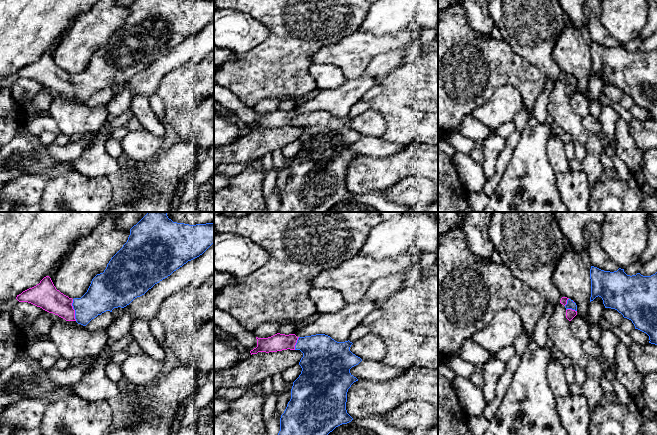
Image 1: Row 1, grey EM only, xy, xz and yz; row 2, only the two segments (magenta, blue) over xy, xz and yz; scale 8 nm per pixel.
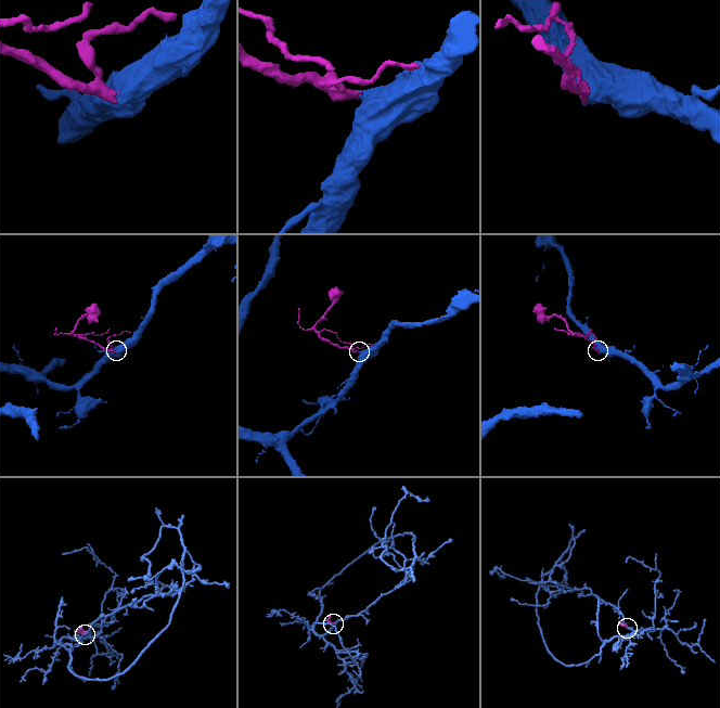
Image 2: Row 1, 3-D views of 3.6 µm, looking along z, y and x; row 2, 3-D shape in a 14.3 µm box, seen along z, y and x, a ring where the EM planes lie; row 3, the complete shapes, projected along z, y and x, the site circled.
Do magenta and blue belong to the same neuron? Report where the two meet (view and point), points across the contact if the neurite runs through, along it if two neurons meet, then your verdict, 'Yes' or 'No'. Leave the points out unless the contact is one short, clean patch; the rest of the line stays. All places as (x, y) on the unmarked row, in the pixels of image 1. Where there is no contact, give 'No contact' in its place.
Touches magenta at xy (74, 86). Path across: xy (47, 73), (66, 84), (74, 86), (85, 85), (101, 72). Yes

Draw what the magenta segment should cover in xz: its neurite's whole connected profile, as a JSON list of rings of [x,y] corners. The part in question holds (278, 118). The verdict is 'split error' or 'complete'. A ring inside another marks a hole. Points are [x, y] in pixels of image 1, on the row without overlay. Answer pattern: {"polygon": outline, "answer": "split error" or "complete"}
{"polygon": [[[277,109],[268,114],[256,115],[257,123],[250,127],[251,131],[287,125],[303,129],[299,138],[302,147],[293,158],[291,175],[281,191],[277,212],[327,212],[336,203],[353,196],[346,186],[347,168],[358,155],[350,149],[350,145],[362,135],[350,127],[352,118],[337,118],[325,110],[297,113],[295,110]]], "answer": "split error"}

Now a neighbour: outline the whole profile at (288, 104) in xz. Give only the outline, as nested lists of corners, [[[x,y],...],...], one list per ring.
[[[289,97],[288,99],[279,99],[278,109],[280,110],[293,110],[296,107],[295,99]]]

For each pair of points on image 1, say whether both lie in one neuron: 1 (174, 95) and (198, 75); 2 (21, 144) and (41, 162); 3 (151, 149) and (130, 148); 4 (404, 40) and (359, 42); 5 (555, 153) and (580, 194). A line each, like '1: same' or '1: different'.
1: same
2: same
3: same
4: same
5: different

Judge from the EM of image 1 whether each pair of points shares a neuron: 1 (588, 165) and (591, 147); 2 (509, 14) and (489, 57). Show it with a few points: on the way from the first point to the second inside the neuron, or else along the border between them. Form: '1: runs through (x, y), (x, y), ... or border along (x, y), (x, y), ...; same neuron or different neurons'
1: runs through (591, 161), (591, 151); same neuron
2: border along (502, 37), (518, 55); different neurons

